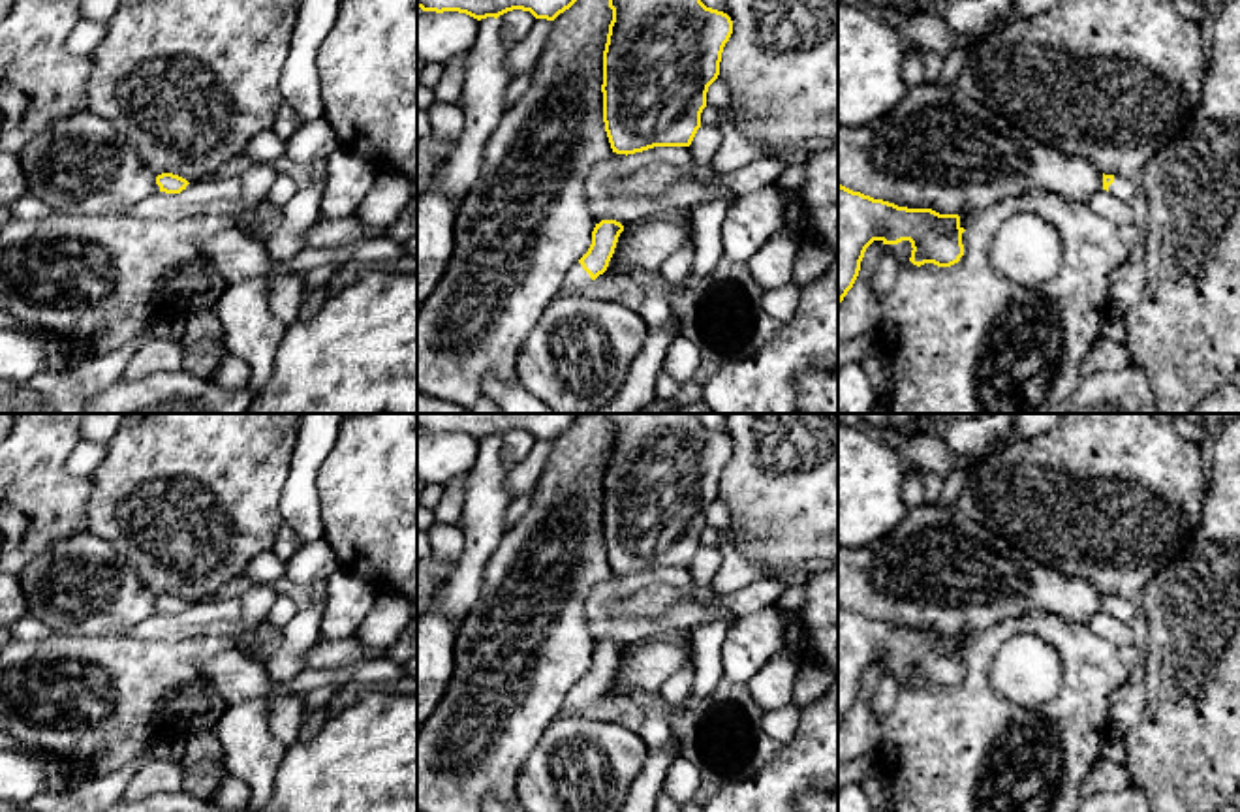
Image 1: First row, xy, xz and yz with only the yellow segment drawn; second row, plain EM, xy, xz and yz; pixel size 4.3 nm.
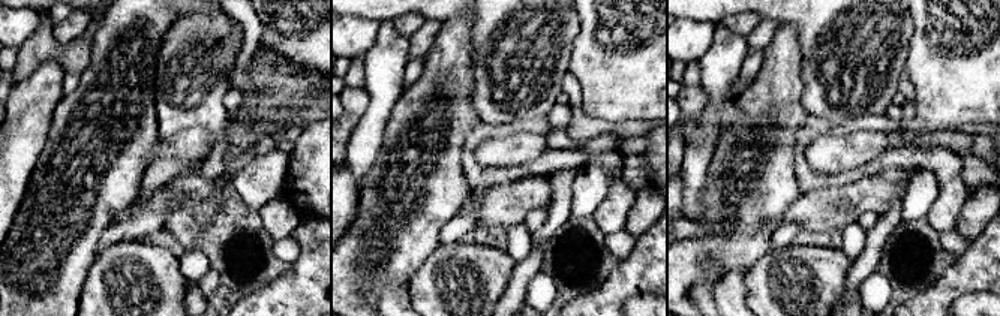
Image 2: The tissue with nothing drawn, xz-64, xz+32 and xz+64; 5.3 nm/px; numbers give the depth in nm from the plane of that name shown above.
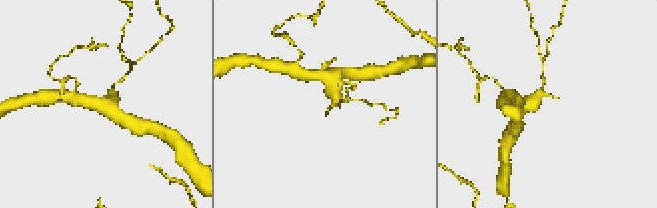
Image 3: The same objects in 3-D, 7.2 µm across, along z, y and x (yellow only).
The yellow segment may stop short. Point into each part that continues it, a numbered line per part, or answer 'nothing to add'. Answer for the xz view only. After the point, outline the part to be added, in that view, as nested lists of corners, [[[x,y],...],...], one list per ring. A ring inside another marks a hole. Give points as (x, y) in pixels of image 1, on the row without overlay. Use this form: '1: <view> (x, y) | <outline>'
1: xz (577, 700) | [[[577,682],[567,694],[564,703],[560,705],[558,716],[560,718],[573,718],[581,716],[586,707],[590,707],[594,701],[590,695],[582,690],[582,686]]]

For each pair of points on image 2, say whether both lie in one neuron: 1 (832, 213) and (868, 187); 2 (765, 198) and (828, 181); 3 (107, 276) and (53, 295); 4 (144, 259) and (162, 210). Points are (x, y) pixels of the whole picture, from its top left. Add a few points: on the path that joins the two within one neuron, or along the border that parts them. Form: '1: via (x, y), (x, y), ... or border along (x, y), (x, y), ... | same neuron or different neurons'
1: via (841, 205), (859, 196) | same neuron
2: border along (793, 155), (793, 172), (804, 193) | different neurons
3: border along (98, 253), (78, 300) | different neurons
4: border along (140, 240), (126, 240), (105, 249) | different neurons

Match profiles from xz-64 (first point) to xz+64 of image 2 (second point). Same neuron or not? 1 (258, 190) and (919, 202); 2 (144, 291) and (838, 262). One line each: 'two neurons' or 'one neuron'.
1: one neuron
2: one neuron

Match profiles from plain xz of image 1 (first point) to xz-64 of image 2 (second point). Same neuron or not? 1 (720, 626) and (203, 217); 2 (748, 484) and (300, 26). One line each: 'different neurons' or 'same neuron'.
1: different neurons
2: same neuron

